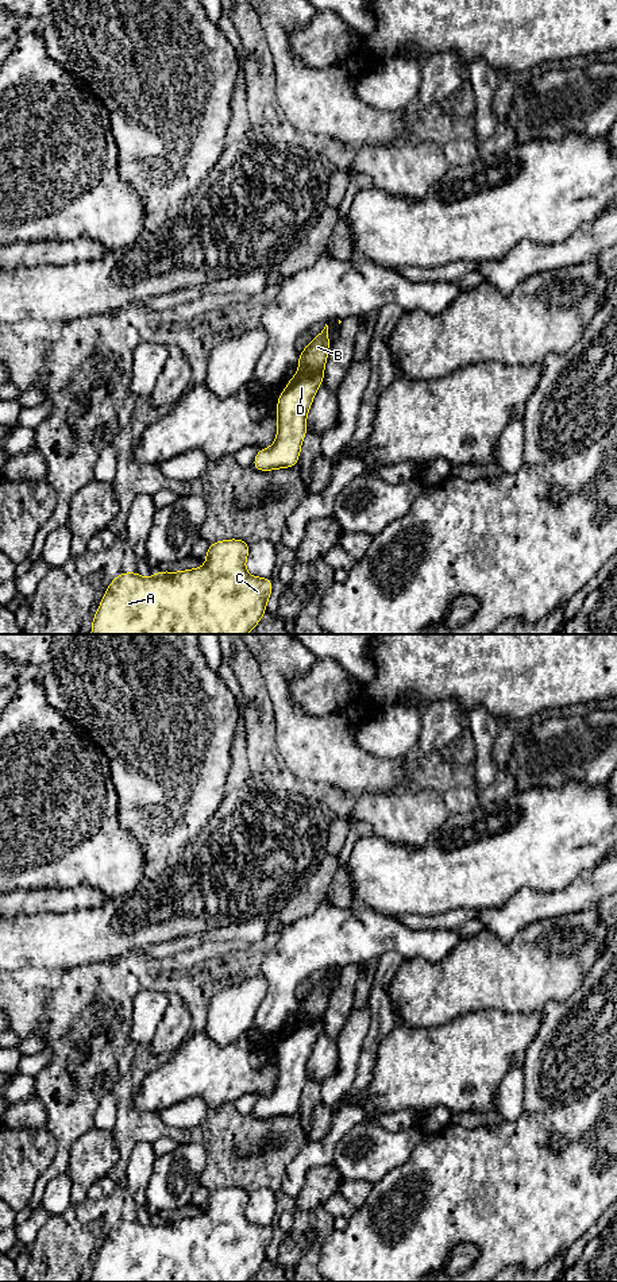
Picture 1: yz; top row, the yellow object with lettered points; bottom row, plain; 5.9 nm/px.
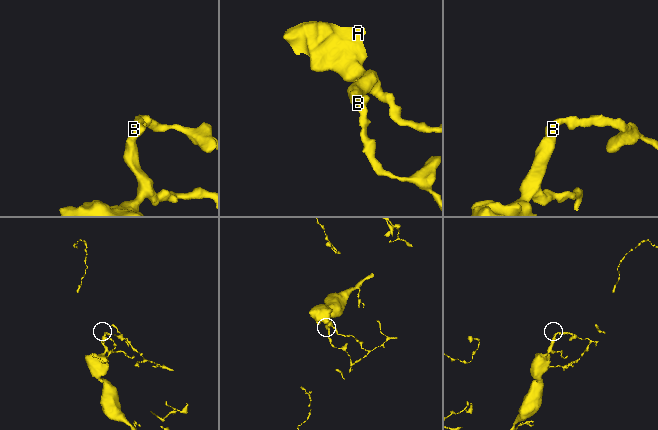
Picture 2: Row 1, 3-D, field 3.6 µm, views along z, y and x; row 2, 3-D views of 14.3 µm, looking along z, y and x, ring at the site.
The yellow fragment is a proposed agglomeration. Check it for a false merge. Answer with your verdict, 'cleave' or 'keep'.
cleave

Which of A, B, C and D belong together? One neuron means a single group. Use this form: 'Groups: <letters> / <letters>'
Groups: A C D / B

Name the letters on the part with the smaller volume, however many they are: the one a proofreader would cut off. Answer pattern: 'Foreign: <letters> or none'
Foreign: B

